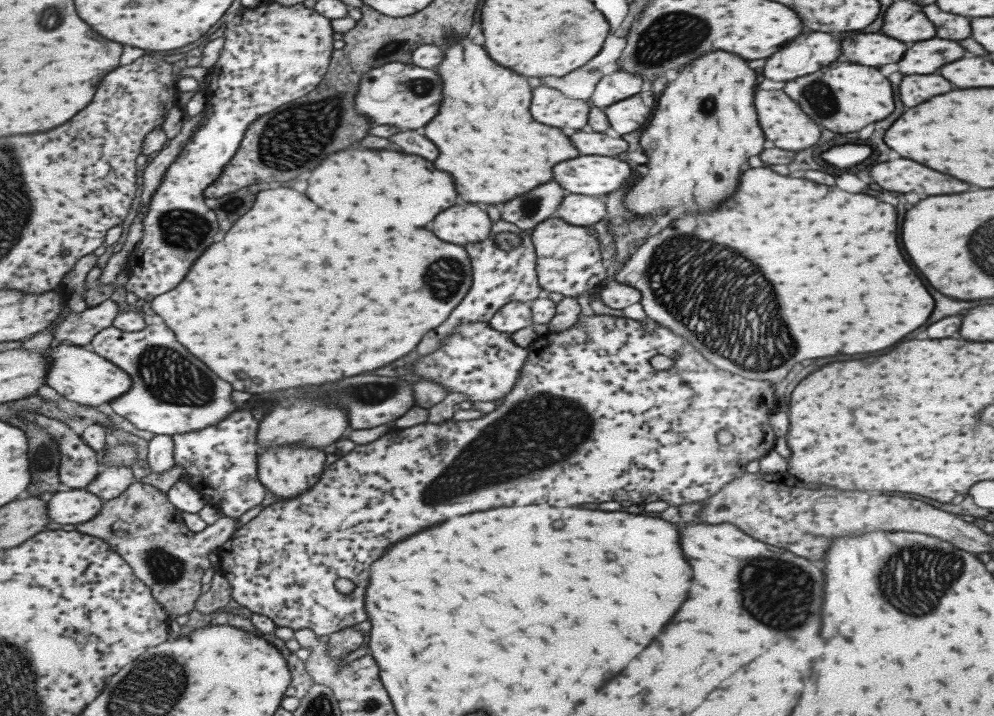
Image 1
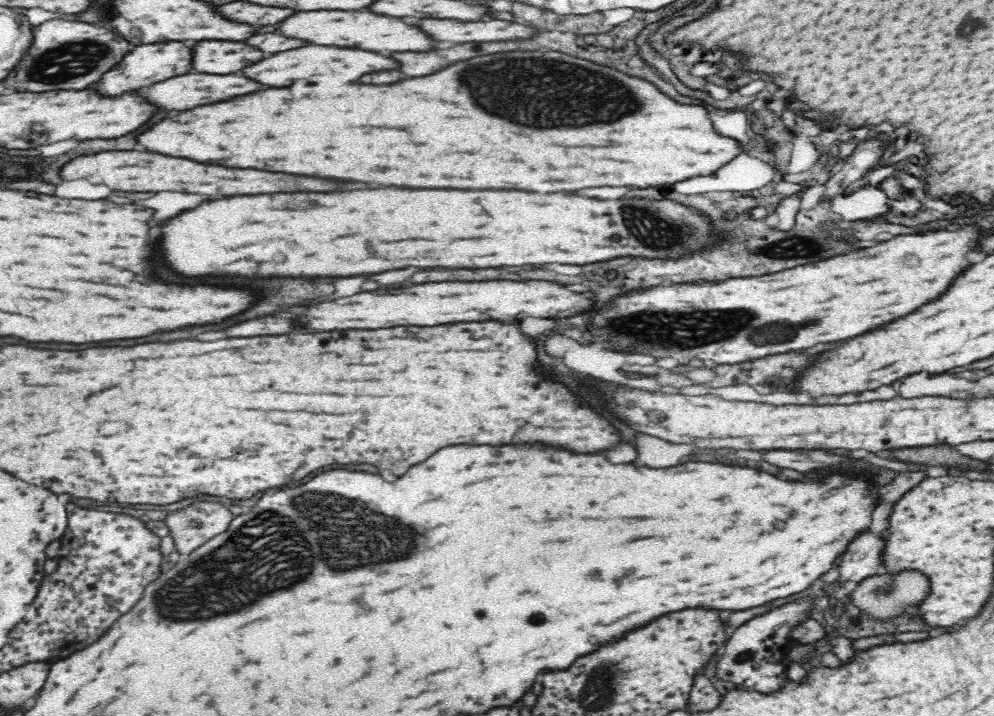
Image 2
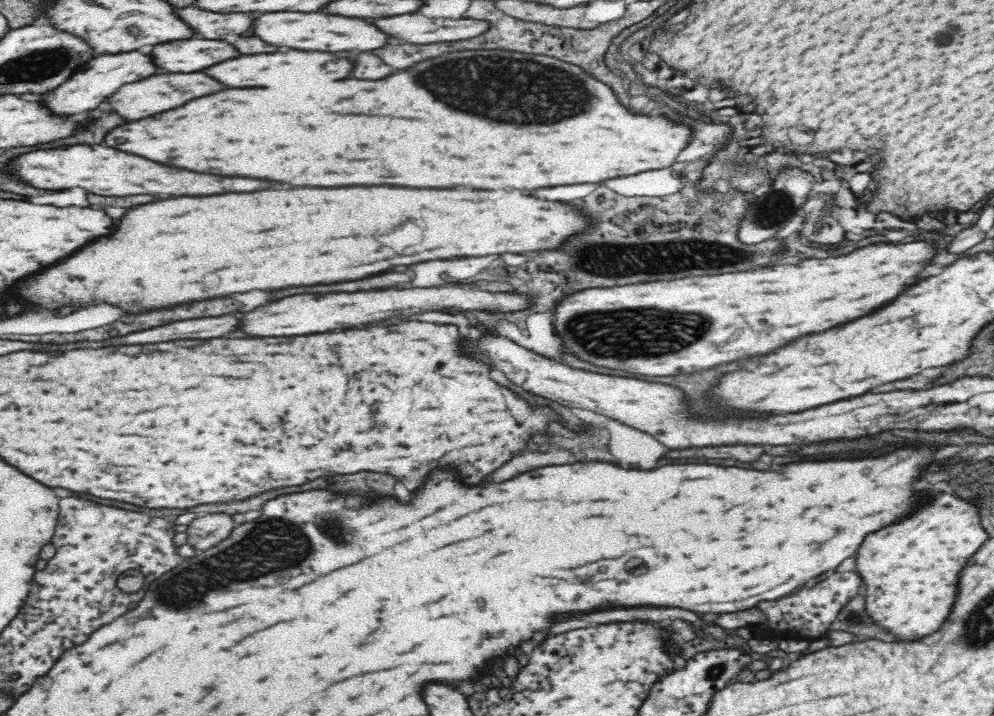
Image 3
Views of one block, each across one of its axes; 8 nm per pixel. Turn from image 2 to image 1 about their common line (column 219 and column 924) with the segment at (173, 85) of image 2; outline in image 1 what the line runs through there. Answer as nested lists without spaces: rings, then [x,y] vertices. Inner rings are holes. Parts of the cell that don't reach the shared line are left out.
[[[923,74],[923,76],[903,76],[901,84],[897,86],[899,100],[903,106],[917,106],[931,96],[945,94],[949,90],[957,90],[953,84],[949,84],[945,78],[935,74]]]

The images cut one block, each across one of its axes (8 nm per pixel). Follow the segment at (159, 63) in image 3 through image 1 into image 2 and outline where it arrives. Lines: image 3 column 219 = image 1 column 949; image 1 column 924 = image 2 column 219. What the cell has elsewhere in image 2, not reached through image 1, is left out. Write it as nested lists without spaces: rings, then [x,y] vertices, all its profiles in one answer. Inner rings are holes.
[[[198,42],[194,44],[194,70],[204,74],[232,74],[258,60],[264,54],[242,42]]]

